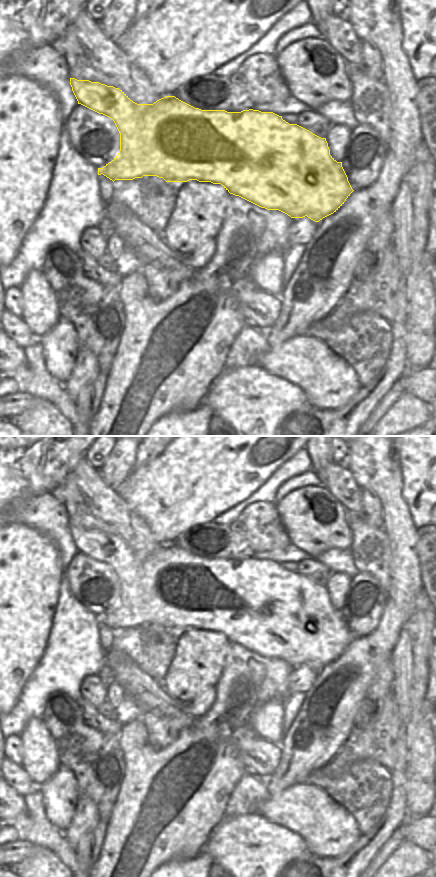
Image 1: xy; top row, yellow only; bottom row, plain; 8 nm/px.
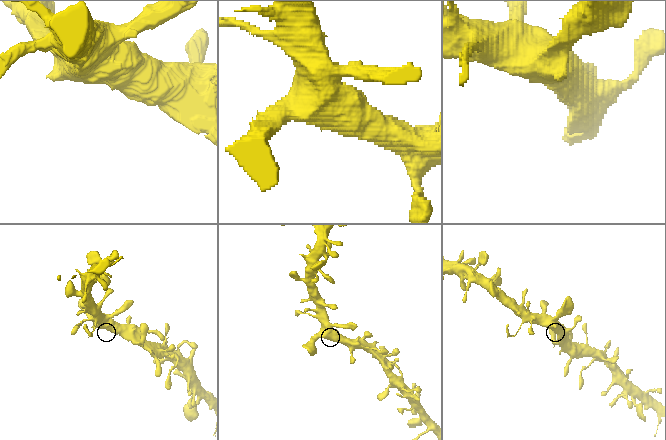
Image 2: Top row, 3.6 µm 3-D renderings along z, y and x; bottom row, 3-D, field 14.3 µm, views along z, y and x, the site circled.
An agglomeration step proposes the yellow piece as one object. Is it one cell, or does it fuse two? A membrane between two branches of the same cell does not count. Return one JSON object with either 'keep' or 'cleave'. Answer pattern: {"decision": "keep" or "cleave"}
{"decision": "keep"}

